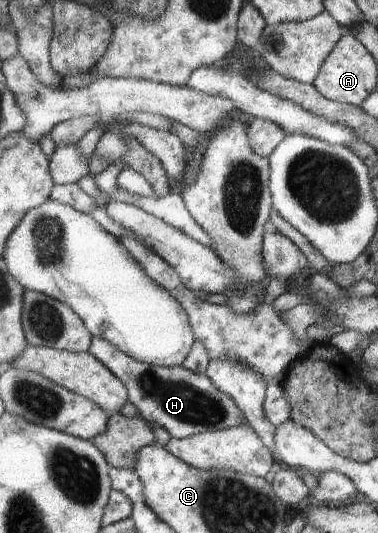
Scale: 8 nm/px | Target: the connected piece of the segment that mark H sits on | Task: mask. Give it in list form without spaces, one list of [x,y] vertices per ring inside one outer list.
[[[94,337],[90,353],[125,383],[130,392],[130,403],[138,406],[138,410],[150,422],[164,426],[174,438],[184,439],[206,431],[230,429],[247,424],[238,402],[232,396],[218,390],[218,386],[214,386],[208,374],[190,372],[183,365],[162,367],[138,362],[104,338]]]

